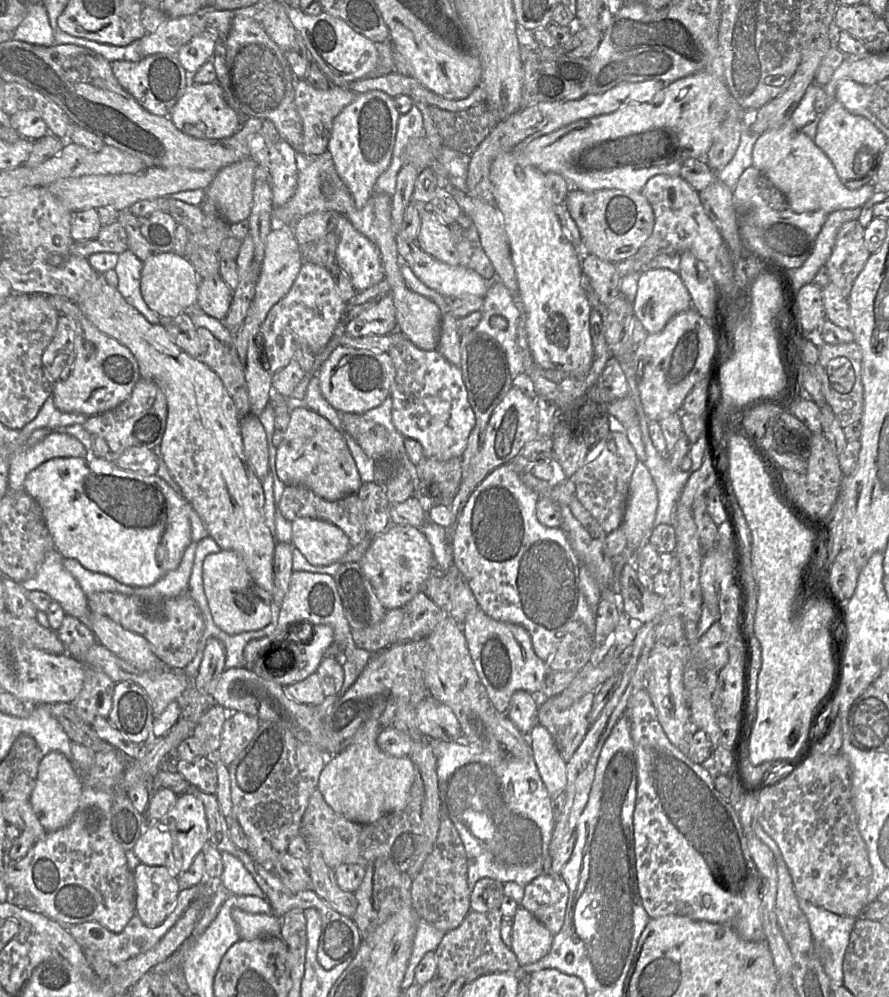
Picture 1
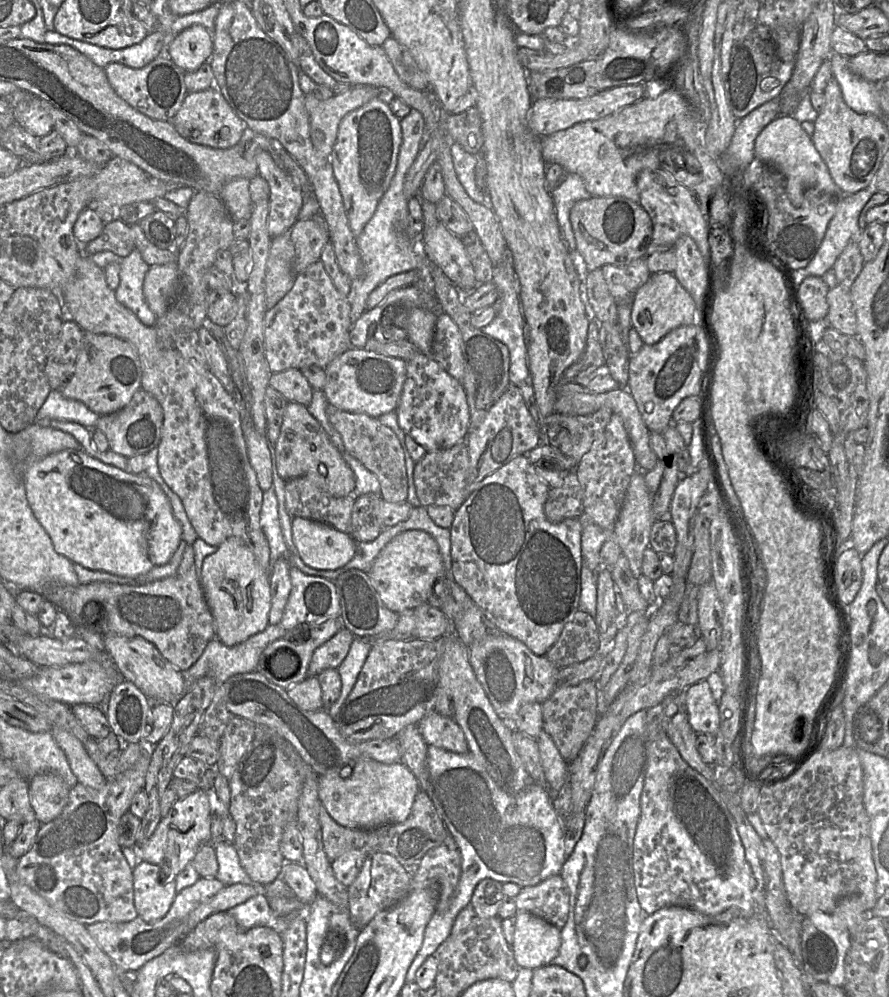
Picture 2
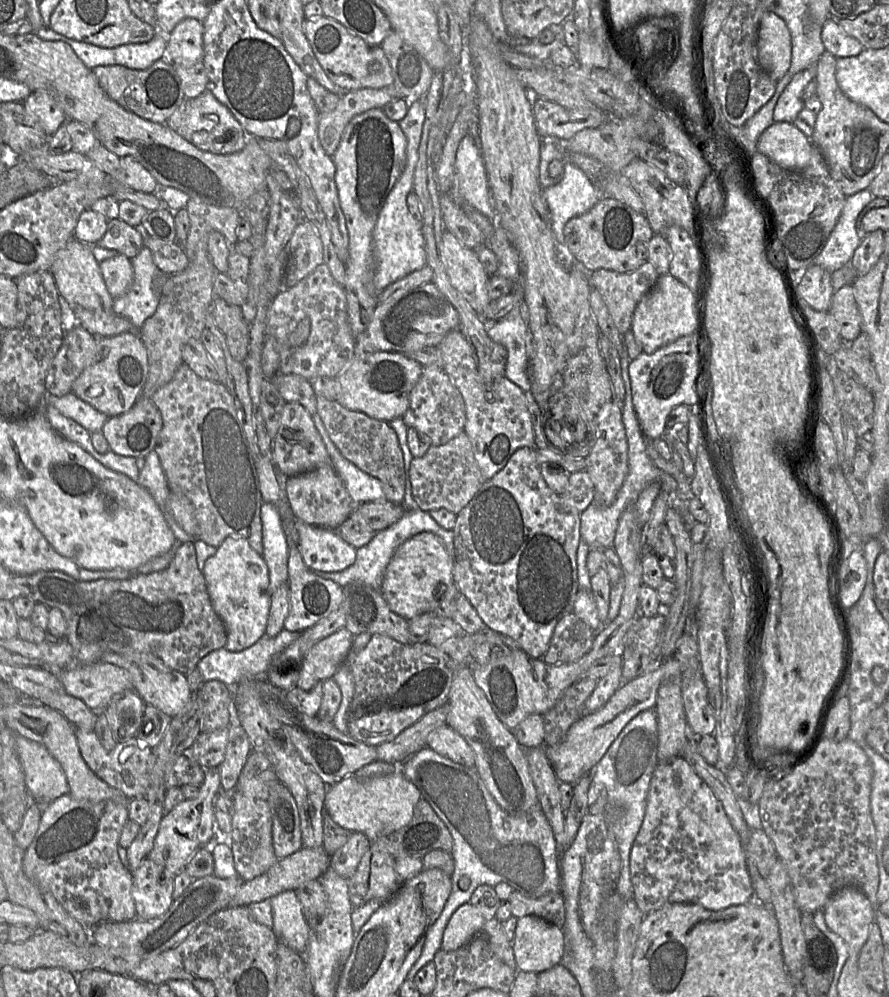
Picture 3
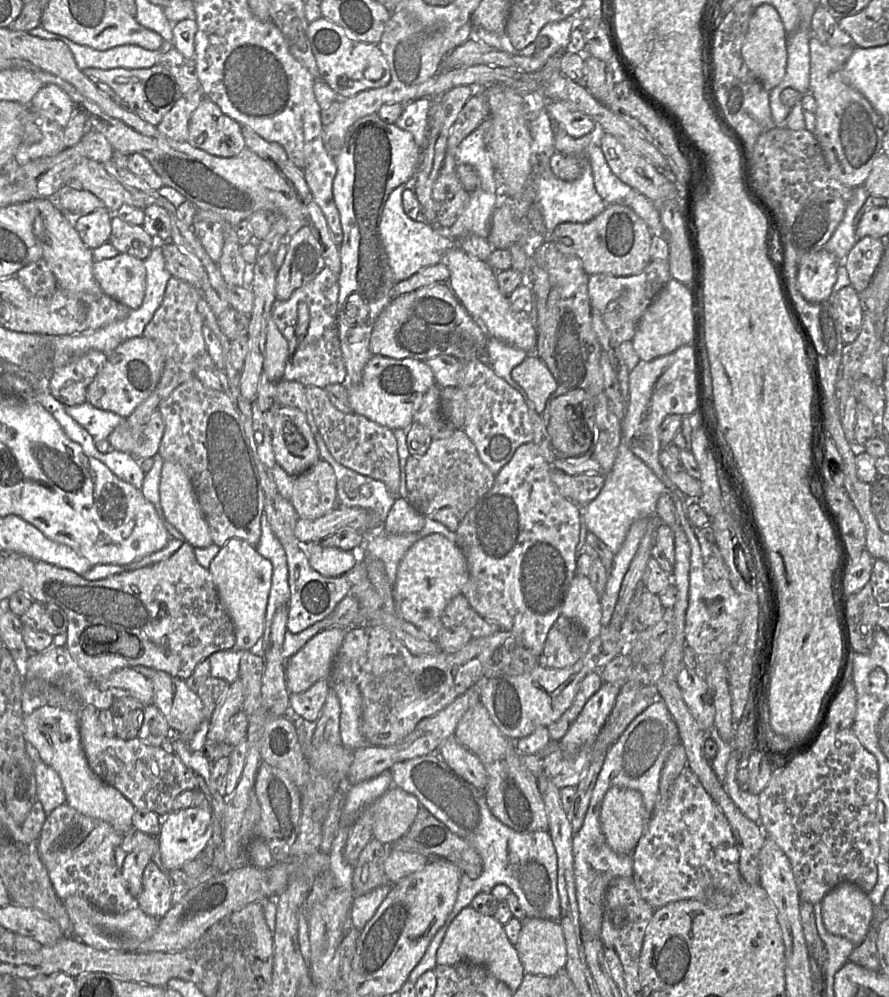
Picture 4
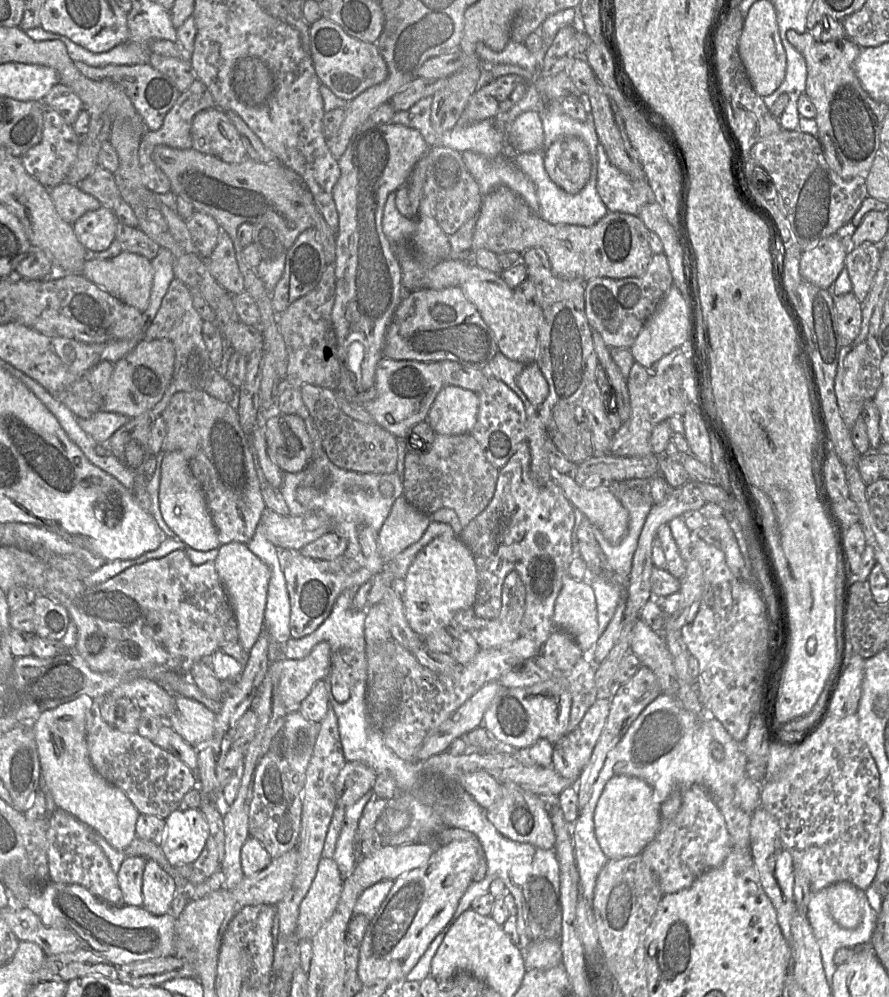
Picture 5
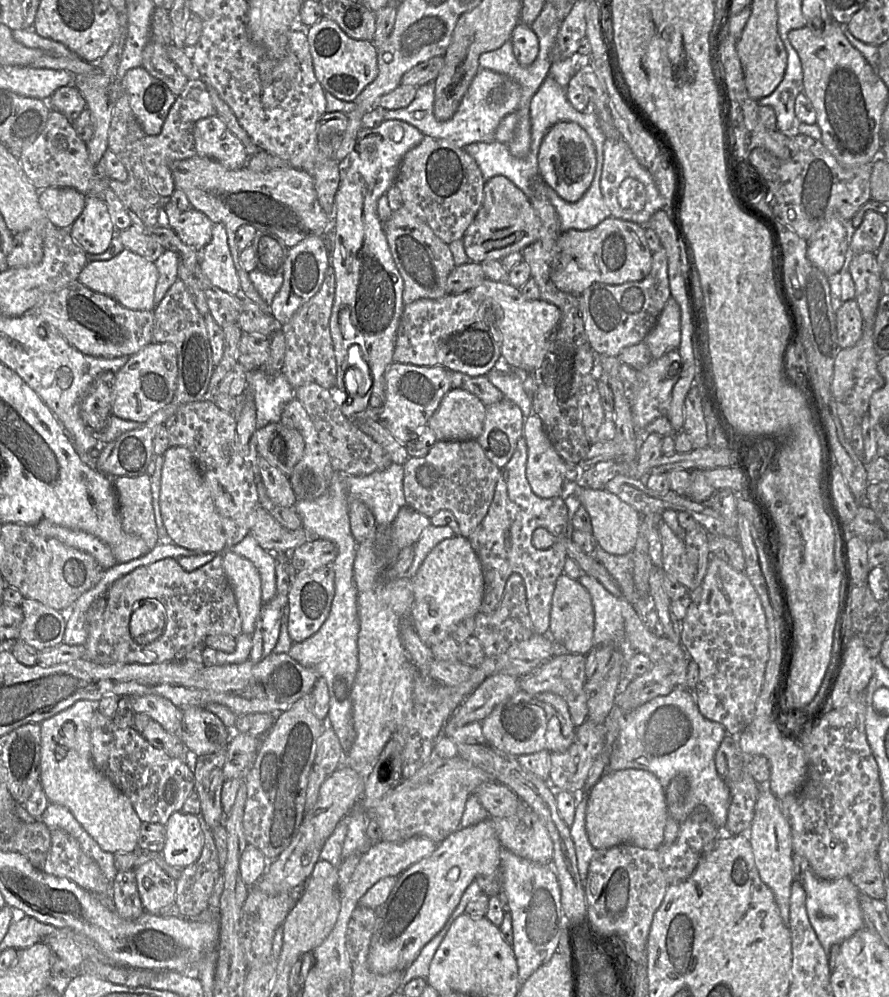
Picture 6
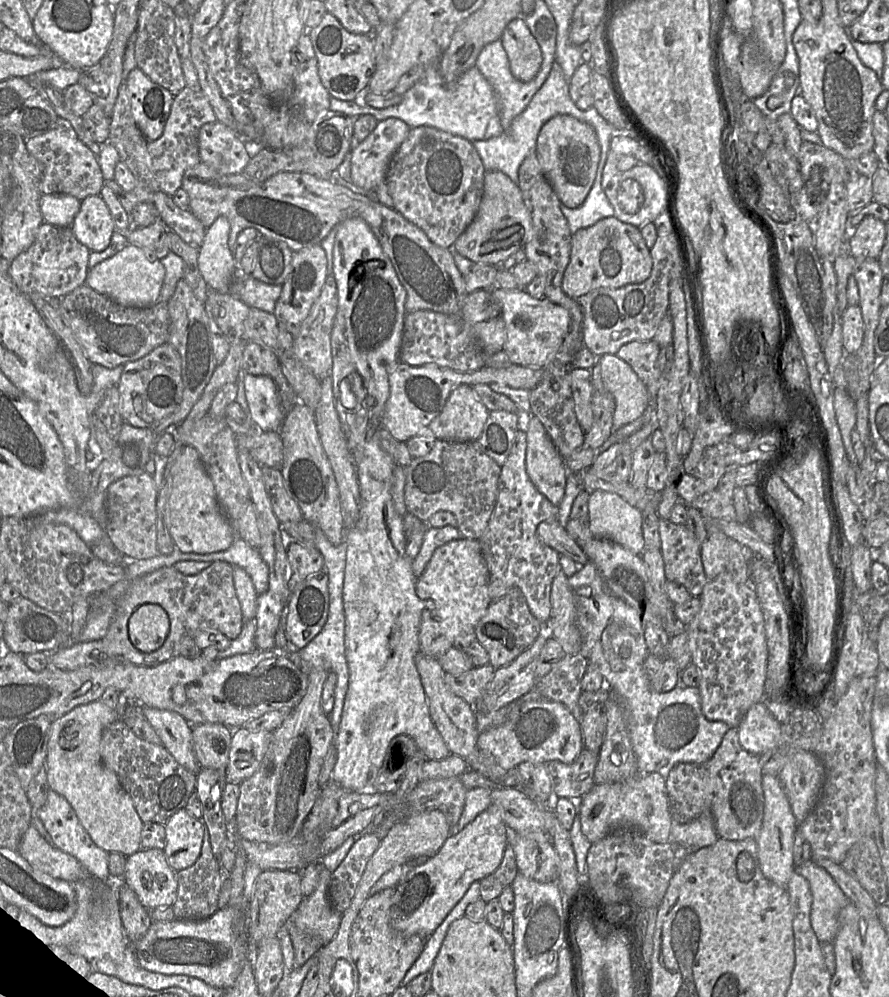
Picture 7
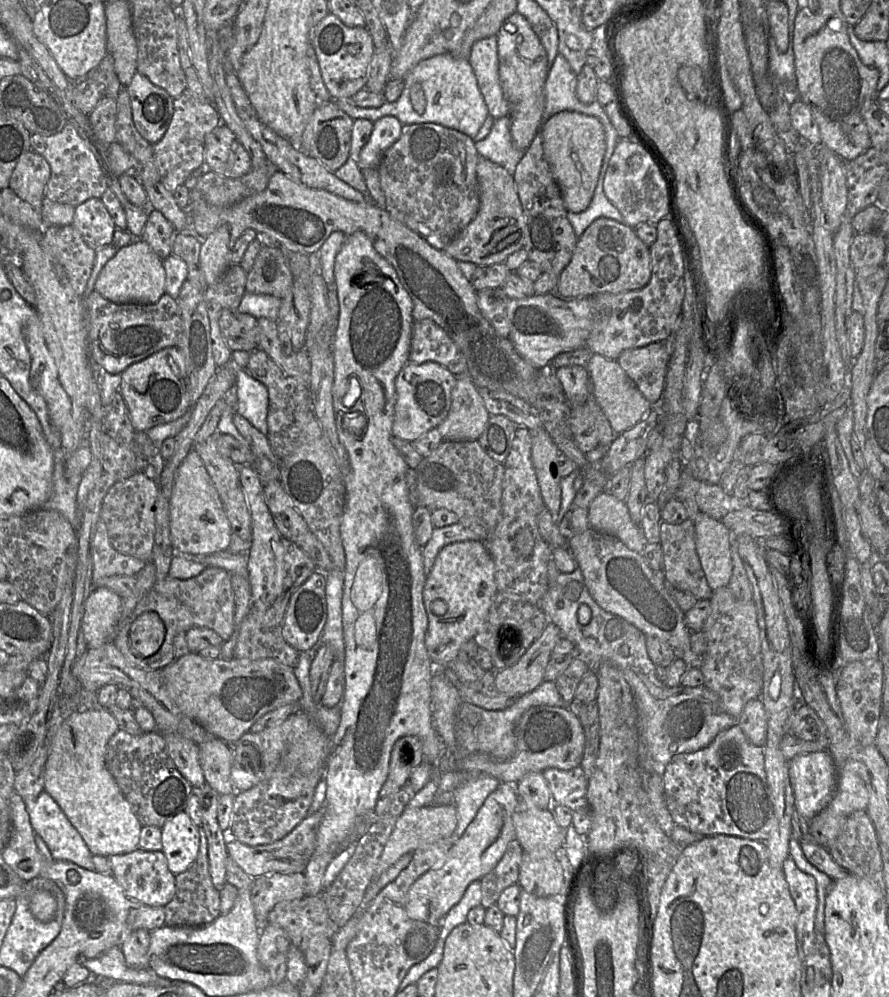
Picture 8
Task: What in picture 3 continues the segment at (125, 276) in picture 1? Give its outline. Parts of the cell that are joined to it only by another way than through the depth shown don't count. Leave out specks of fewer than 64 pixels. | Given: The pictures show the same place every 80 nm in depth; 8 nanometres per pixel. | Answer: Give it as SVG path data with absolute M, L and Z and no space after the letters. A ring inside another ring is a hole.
M143 247L139 254L131 259L133 267L133 281L128 291L113 300L113 311L126 319L128 319L134 329L138 331L143 323L151 317L160 301L160 293L154 287L154 279L156 279L161 271L155 265L151 251Z

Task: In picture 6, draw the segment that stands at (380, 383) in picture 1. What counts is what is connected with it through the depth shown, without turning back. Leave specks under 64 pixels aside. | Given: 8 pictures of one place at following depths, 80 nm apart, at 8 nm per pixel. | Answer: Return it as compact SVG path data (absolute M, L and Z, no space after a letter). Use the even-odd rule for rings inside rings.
M393 362L386 369L385 382L385 403L378 422L404 445L416 432L428 425L429 419L439 407L443 397L452 388L449 380L449 370L442 366L415 366L398 362Z

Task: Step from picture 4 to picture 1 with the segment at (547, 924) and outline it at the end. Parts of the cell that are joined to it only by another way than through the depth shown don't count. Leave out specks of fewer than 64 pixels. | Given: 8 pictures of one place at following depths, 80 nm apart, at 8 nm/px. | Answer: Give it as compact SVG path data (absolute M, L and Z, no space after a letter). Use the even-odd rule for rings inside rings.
M519 905L513 917L511 949L521 966L535 963L547 955L553 938L544 924Z

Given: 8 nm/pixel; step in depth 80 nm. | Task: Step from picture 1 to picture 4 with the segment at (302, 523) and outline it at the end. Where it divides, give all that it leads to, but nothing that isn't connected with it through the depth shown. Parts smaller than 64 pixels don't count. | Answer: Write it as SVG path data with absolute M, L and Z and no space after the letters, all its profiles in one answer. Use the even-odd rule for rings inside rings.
M320 542L310 543L304 547L311 567L324 576L339 577L356 564L352 551L323 547Z

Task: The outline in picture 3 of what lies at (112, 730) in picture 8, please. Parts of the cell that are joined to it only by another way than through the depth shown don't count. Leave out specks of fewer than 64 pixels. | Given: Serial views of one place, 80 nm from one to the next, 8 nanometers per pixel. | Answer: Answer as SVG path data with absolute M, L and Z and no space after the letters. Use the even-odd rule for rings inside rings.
M14 703L4 707L4 720L15 733L41 743L48 749L61 764L73 797L91 802L110 800L129 805L130 799L122 791L108 785L89 768L80 751L76 727L59 711L46 705L29 706Z

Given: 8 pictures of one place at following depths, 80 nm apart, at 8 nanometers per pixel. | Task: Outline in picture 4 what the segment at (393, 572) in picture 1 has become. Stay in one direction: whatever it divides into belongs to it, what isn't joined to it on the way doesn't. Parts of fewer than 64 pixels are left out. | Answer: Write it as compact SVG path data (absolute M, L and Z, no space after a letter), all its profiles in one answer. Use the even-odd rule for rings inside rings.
M432 533L415 542L401 559L393 585L398 615L418 628L428 619L440 619L449 601L459 593L469 578L466 558L456 542Z

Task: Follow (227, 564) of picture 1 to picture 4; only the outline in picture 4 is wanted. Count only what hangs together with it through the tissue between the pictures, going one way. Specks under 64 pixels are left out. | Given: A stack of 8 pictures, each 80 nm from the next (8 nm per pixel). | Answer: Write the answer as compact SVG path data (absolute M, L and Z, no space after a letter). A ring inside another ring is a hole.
M239 538L226 542L211 561L208 570L223 609L235 629L236 641L232 651L248 651L261 640L264 632L266 609L272 582L272 563L261 556L256 548Z

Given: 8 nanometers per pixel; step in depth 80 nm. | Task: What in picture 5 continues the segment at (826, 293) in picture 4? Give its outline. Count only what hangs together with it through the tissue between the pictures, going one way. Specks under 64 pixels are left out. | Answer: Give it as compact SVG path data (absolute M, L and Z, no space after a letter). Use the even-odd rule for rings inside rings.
M850 226L845 231L822 239L814 248L804 251L799 271L802 278L820 288L829 289L845 267L848 253L854 249Z

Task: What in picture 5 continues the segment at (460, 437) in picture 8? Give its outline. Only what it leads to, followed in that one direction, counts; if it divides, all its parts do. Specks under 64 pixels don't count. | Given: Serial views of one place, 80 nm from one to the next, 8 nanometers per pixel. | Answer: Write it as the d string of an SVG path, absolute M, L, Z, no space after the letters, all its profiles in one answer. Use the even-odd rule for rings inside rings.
M445 385L437 394L427 416L436 434L469 434L477 421L478 394L453 385Z

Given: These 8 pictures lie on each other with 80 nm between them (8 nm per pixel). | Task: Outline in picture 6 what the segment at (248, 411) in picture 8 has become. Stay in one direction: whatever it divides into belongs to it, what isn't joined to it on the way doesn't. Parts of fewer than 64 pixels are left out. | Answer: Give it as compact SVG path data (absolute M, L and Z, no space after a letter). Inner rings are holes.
M264 369L247 372L246 392L256 407L257 427L278 423L284 407L294 399L294 388L283 373L268 374Z

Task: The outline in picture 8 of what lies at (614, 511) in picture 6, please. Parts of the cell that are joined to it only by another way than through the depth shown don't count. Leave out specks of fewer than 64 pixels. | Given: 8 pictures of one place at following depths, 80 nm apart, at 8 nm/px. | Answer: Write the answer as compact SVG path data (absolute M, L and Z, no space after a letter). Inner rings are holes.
M603 491L590 504L588 518L590 527L615 536L630 550L642 554L647 542L641 525L632 521L625 501L621 501L608 492Z

